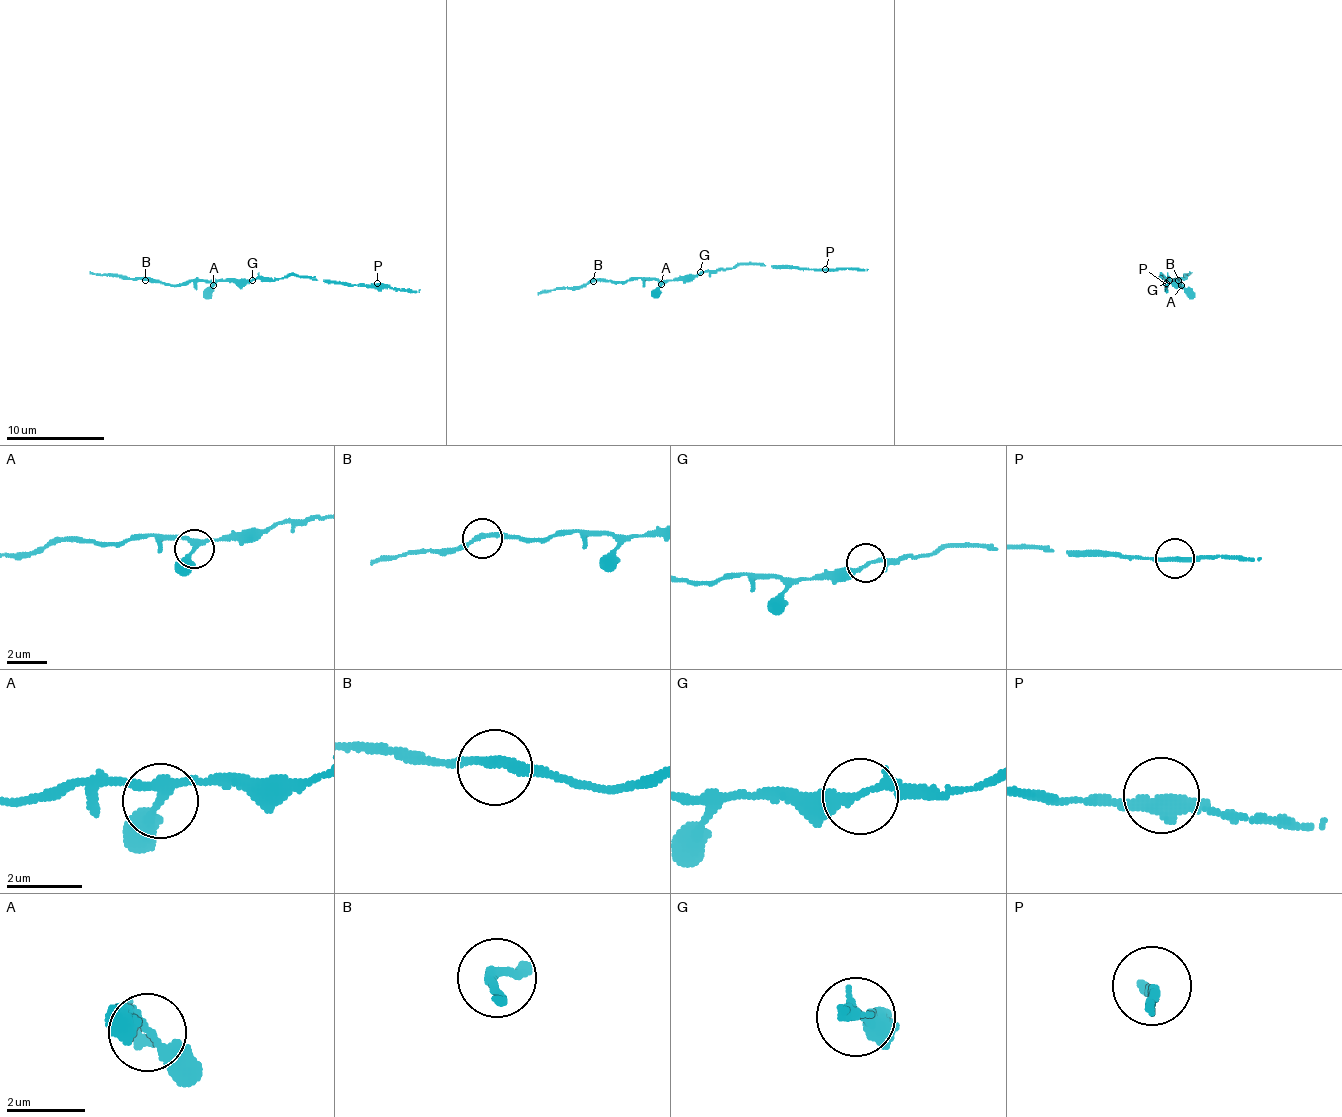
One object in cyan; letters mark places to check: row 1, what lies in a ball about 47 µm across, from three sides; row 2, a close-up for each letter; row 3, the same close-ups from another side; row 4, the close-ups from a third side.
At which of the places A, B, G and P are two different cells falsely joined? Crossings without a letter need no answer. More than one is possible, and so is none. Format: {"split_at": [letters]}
{"split_at": []}

